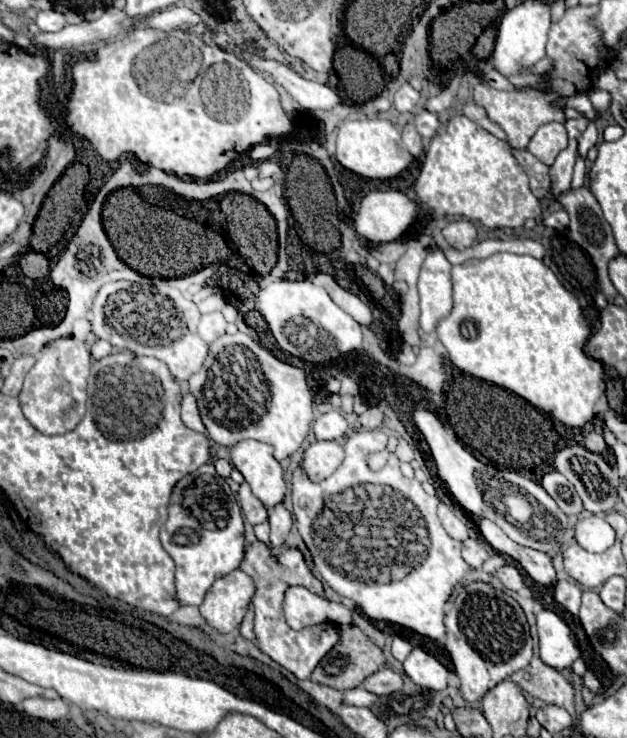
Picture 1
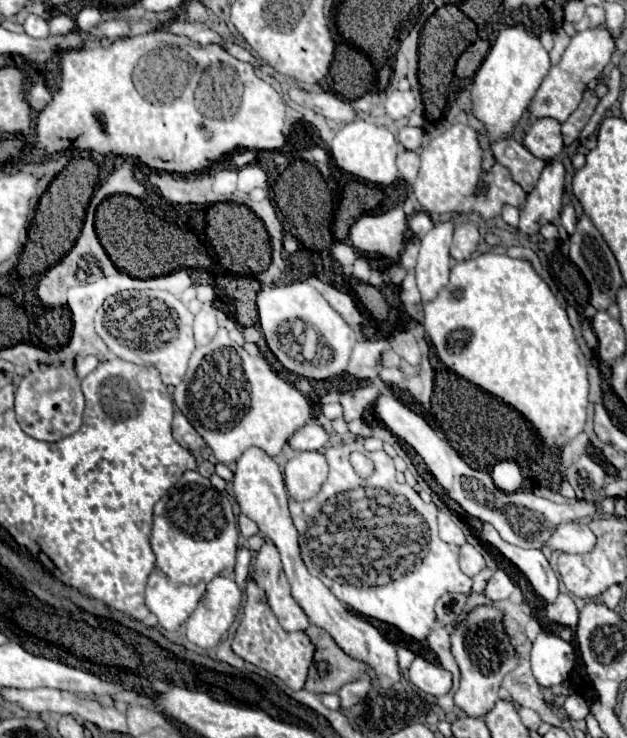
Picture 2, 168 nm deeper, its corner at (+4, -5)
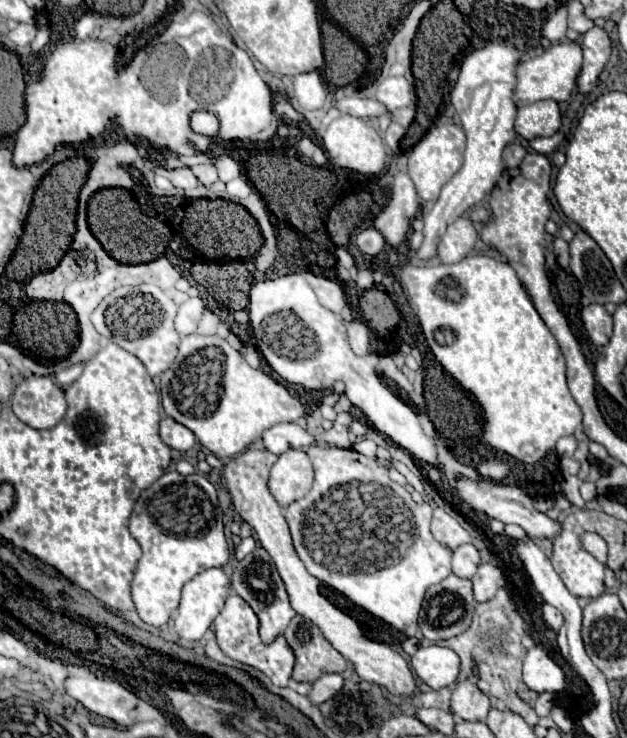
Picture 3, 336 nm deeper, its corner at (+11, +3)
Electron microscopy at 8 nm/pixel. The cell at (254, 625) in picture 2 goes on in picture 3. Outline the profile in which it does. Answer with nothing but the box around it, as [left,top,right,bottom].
[213,594,295,686]

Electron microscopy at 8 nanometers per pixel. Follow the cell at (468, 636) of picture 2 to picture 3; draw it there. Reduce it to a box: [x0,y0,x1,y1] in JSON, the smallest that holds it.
[451,676,489,722]

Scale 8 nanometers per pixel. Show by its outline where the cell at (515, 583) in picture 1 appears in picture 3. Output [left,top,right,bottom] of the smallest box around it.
[471,564,505,602]

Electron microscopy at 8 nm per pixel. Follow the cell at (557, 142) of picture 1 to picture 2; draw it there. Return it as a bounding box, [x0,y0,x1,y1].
[522,118,564,162]

